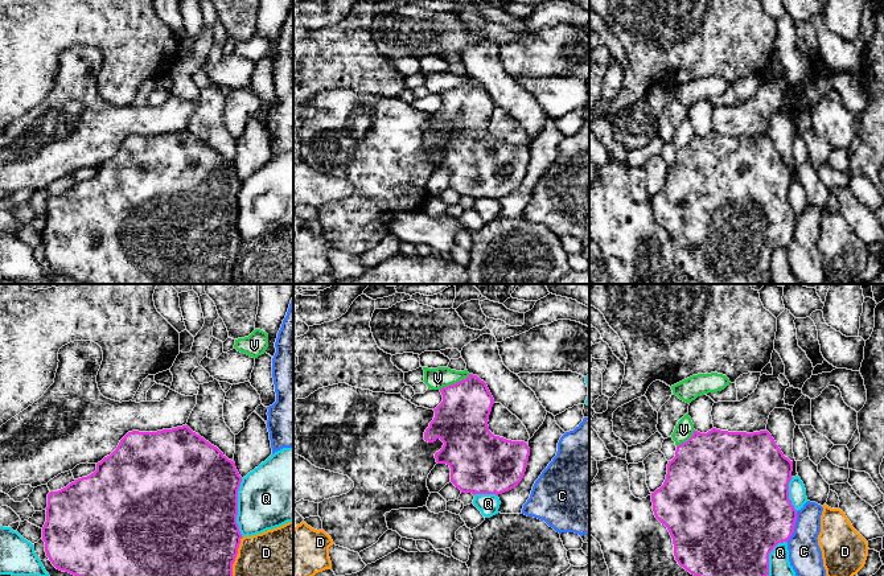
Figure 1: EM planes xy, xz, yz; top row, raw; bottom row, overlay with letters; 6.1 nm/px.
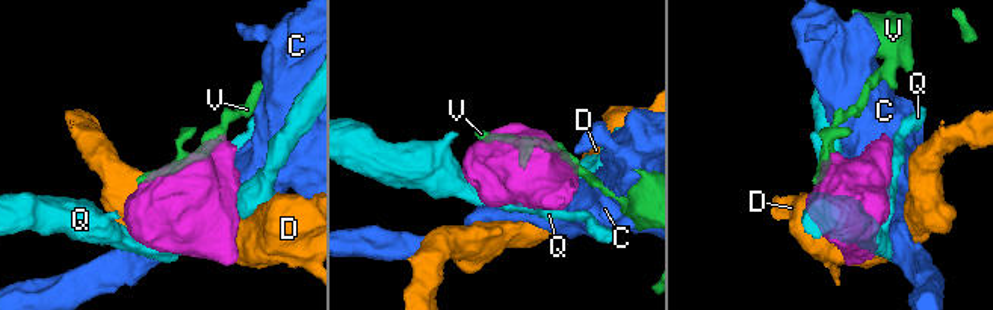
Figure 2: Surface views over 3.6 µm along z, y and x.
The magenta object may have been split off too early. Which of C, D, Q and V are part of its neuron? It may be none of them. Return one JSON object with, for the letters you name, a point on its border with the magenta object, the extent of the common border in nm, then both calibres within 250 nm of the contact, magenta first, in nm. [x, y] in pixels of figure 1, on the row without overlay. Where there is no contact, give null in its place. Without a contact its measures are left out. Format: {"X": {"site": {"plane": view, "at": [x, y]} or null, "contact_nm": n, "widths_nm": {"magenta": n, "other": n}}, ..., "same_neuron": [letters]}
{"same_neuron": []}

